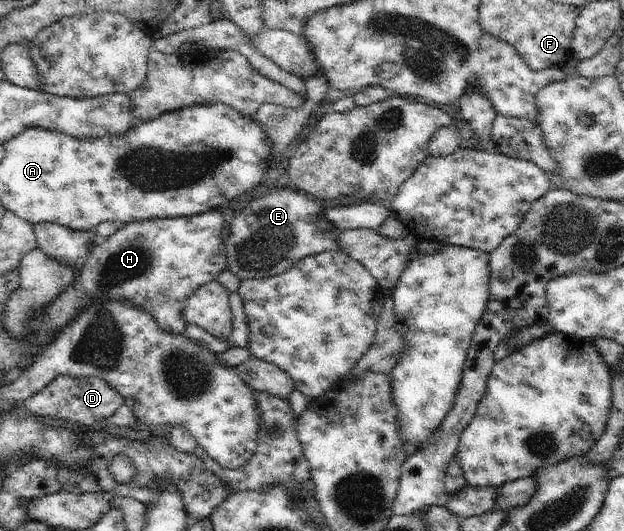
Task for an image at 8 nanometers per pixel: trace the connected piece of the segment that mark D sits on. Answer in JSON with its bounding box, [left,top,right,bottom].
[23,374,124,427]

